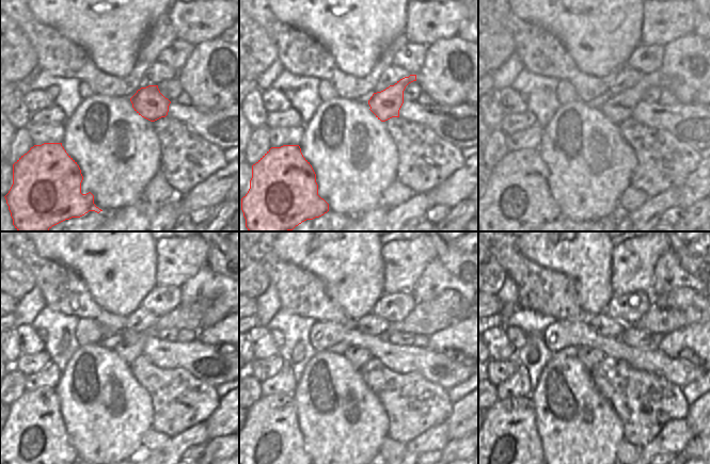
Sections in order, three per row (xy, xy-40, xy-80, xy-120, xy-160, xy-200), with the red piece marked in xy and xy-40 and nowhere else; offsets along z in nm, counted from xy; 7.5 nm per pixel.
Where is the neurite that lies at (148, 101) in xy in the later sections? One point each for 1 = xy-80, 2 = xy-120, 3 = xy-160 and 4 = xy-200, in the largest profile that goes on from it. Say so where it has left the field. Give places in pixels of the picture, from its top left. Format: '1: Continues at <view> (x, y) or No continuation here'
1: Continues at xy-80 (622, 104)
2: Continues at xy-120 (189, 317)
3: Continues at xy-160 (428, 317)
4: Continues at xy-200 (681, 307).

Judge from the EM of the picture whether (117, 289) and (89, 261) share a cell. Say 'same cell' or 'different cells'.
same cell

